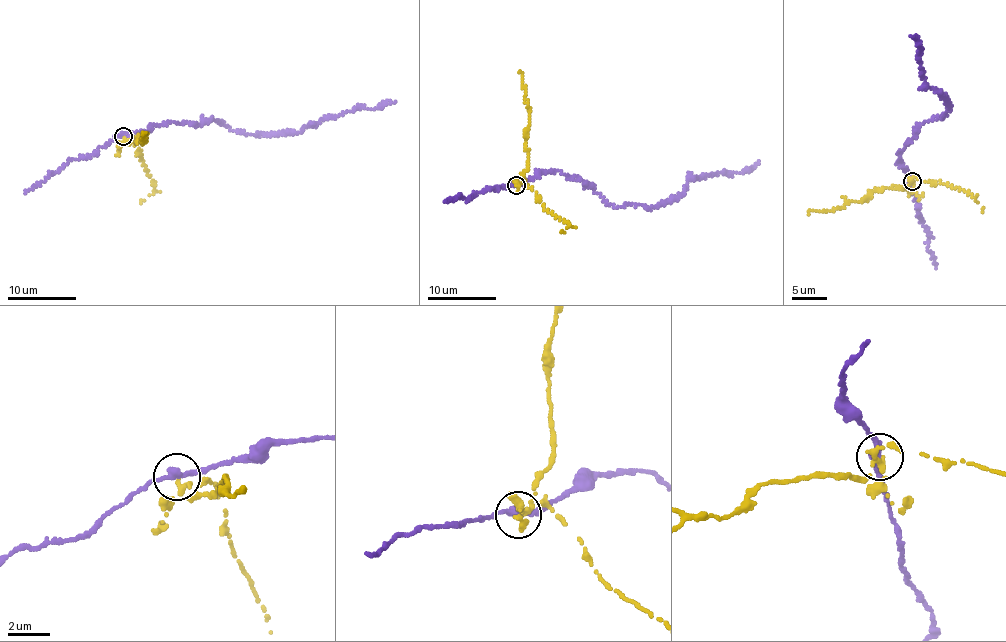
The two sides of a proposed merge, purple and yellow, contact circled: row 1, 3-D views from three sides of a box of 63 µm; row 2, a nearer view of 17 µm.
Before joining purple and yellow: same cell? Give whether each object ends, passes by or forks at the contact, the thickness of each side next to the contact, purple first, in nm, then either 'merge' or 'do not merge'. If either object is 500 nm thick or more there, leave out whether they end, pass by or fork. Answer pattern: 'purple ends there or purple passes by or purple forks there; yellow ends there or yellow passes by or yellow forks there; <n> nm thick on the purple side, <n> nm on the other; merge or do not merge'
purple passes by; yellow passes by; 320 nm thick on the purple side, 200 nm on the other; do not merge

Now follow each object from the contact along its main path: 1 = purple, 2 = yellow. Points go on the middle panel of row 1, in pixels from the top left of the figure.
1: (516, 186), (556, 170), (591, 184), (608, 203), (655, 208), (681, 194), (690, 181), (747, 172), (759, 162)
2: (516, 186), (528, 164), (526, 142), (529, 109), (520, 71)

